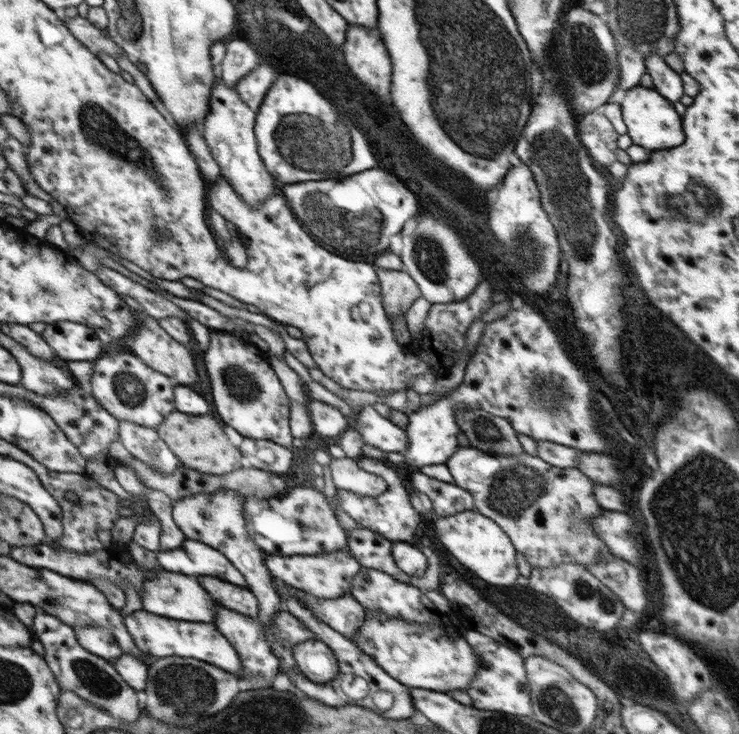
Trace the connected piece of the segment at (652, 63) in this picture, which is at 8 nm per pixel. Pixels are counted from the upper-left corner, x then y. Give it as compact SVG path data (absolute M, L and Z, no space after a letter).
M649 54L645 58L645 67L654 81L653 88L671 103L679 102L684 94L681 74L674 72L659 54Z

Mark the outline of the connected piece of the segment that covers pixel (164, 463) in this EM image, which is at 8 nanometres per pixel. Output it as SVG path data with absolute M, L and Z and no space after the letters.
M122 420L119 421L119 440L132 457L145 462L151 469L166 474L179 470L178 458L160 440L155 429Z

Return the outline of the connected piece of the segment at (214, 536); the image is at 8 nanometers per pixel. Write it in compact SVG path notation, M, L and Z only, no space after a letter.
M222 490L222 492L204 494L204 496L196 494L196 496L184 497L173 503L173 521L186 538L203 542L218 550L245 576L247 588L259 602L259 614L256 619L266 628L271 627L275 616L284 607L283 602L280 602L280 596L270 586L270 574L265 565L266 554L248 536L243 515L245 500L246 498L242 498L238 492L232 492L232 490Z

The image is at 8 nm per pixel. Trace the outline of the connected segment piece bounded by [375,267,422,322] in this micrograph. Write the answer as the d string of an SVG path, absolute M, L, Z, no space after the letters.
M376 269L381 287L384 311L388 319L406 315L408 309L422 296L418 285L405 271Z

